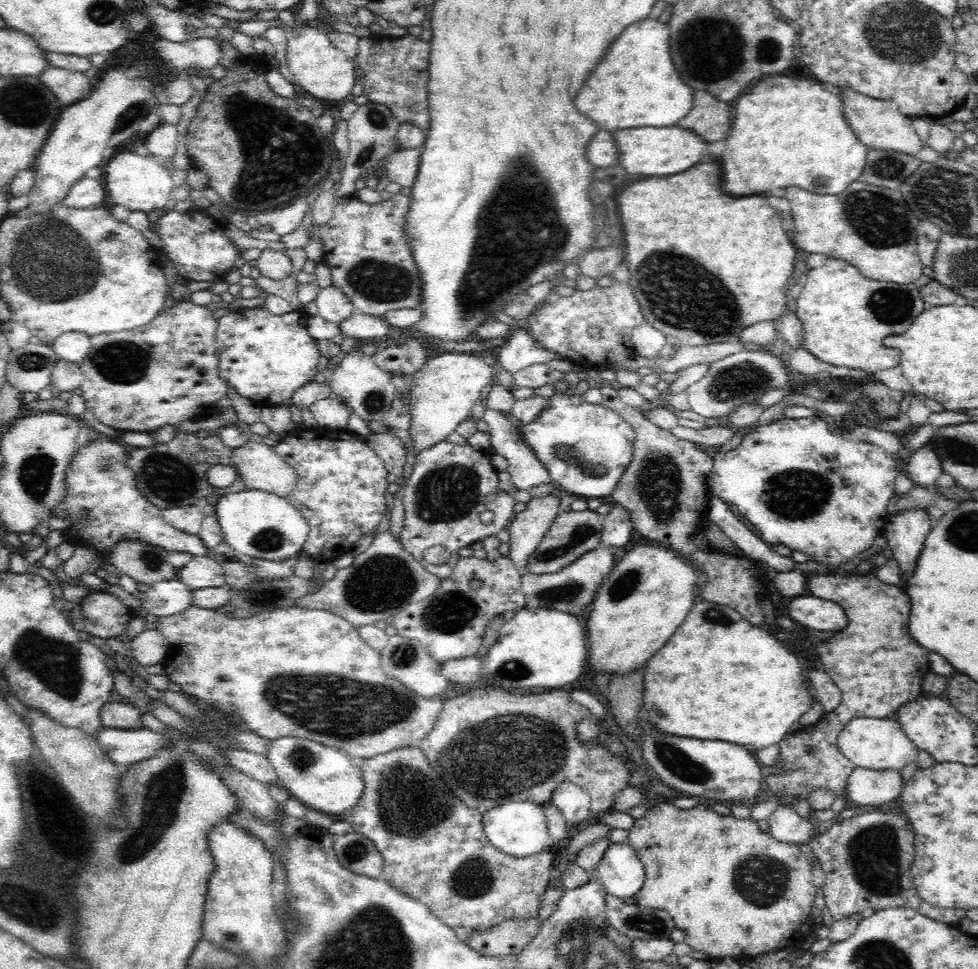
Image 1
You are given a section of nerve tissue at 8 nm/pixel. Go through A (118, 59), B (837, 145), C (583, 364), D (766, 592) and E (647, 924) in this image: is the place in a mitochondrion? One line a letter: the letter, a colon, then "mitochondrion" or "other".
A: other
B: other
C: other
D: other
E: mitochondrion

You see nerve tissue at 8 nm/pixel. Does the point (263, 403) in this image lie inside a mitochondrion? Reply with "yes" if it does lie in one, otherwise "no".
no

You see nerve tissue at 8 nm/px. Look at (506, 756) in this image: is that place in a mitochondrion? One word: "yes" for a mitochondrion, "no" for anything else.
yes

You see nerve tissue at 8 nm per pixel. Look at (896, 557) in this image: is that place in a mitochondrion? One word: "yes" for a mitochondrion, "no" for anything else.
no

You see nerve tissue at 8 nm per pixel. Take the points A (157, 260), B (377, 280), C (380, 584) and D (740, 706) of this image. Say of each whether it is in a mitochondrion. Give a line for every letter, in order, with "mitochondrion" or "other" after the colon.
A: other
B: mitochondrion
C: mitochondrion
D: other

